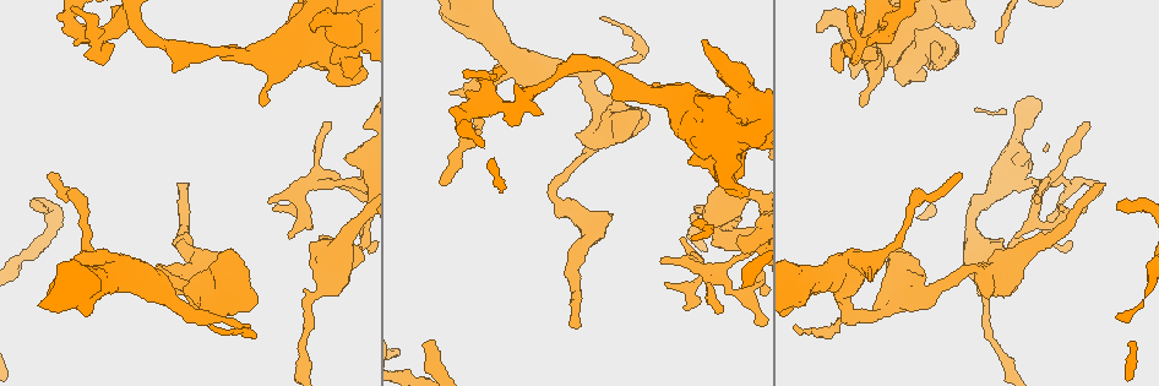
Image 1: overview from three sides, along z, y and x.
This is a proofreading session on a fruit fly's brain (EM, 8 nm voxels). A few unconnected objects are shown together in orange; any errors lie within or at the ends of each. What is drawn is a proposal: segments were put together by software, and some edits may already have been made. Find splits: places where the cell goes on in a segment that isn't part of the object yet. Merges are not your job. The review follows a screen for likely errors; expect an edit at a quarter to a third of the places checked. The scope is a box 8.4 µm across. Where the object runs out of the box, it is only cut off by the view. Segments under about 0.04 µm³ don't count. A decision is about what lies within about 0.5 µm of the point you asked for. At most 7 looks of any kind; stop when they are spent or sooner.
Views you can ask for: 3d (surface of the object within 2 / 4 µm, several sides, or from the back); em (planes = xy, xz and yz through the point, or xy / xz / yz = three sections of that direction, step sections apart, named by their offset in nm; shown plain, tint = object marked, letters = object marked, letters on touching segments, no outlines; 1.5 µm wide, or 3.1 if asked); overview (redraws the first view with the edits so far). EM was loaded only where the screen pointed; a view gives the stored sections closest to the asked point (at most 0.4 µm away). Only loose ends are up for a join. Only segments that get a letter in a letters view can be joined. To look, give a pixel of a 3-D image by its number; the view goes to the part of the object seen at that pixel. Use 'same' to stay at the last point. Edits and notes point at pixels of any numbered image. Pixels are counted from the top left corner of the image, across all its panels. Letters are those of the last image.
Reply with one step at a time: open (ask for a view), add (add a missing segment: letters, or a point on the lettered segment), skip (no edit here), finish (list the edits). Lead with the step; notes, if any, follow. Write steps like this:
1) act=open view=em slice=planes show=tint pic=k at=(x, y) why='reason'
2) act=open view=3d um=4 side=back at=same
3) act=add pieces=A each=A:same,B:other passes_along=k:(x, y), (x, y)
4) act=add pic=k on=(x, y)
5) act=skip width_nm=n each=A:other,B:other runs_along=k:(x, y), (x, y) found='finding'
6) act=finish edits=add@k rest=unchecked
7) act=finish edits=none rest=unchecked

act=open view=3d um=2 pic=1 at=(1120, 204) why='an open end'

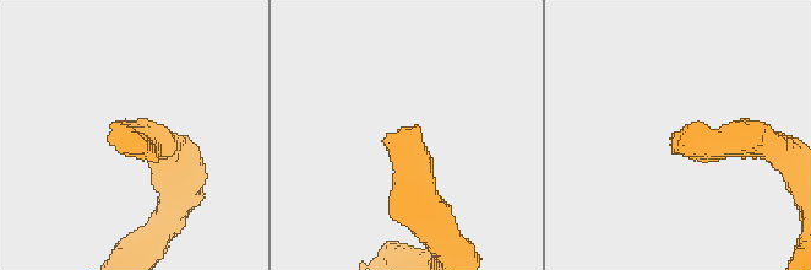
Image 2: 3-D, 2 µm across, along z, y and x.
act=open view=em slice=yz step=4 show=letters pic=2 at=(680, 144)

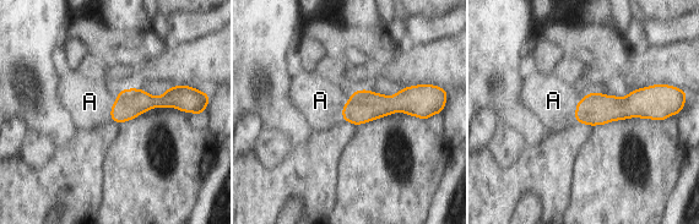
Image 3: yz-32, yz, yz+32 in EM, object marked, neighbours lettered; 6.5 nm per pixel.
act=open view=em slice=planes show=letters at=same

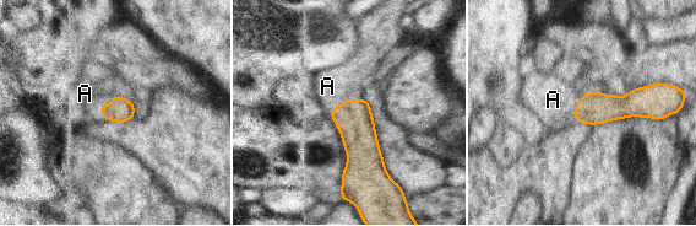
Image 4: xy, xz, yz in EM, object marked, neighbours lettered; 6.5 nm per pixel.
act=add pieces=A each=A:same passes_along=4:(353, 118), (347, 100), (327, 86) found='it goes on there'

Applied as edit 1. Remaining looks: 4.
act=open view=em slice=planes show=plain pic=1 at=(111, 43) why='an open end'

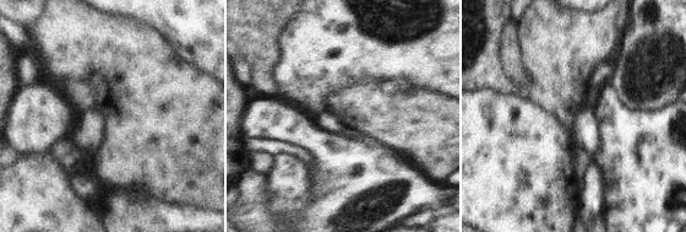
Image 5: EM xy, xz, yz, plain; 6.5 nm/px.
act=open view=em slice=planes show=letters at=same

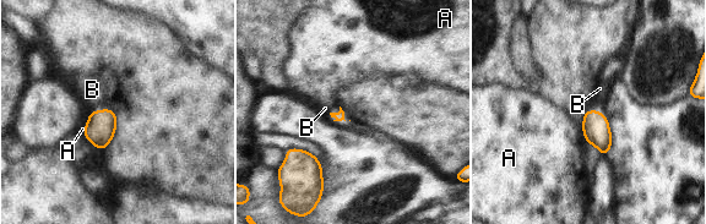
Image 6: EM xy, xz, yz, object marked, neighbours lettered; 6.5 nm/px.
act=skip each=A:other,B:other border=6:(580, 125), (584, 137) found='no lettered segment goes on from it'

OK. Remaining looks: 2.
act=finish edits=add@4 rest=unchecked

